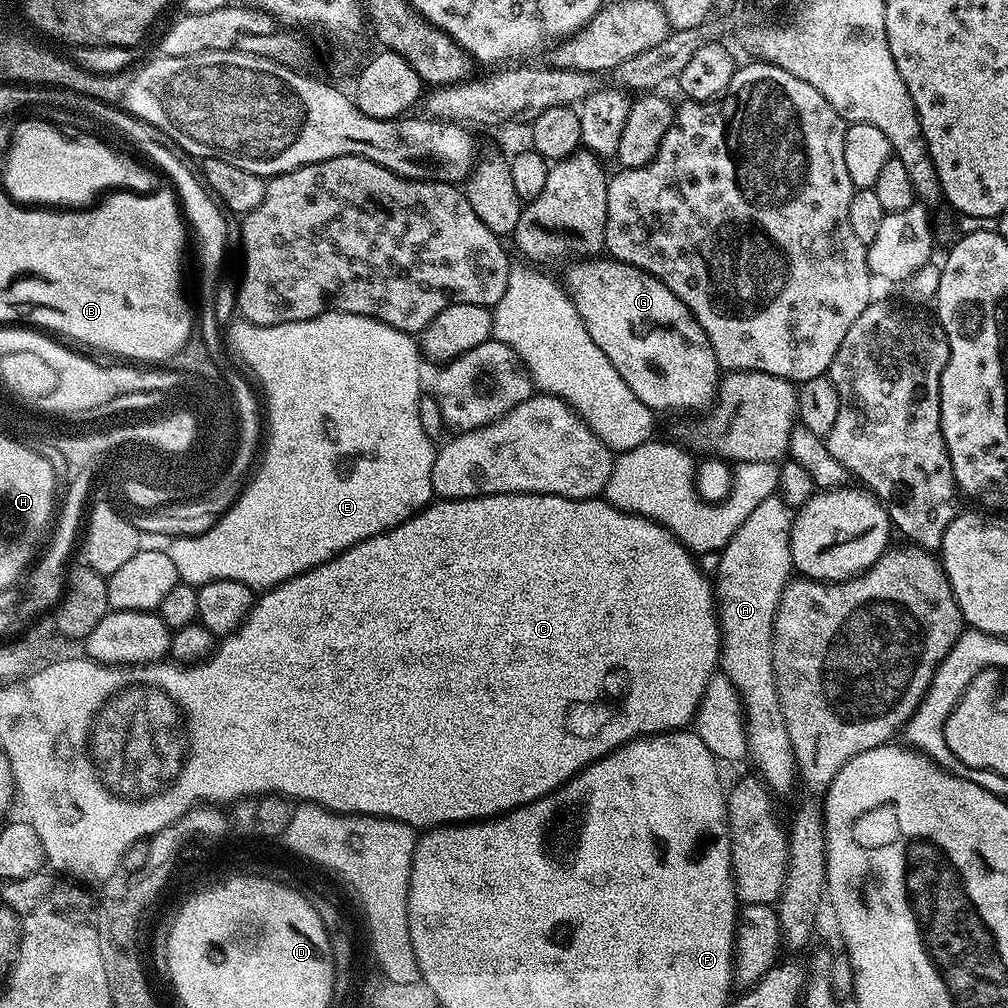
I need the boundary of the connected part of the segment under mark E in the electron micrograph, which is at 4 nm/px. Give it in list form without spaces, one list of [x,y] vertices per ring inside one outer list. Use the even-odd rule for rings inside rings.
[[[324,312],[313,320],[274,326],[258,326],[240,318],[227,329],[226,336],[227,339],[228,336],[232,339],[233,350],[248,363],[249,370],[260,379],[260,384],[264,387],[264,396],[268,399],[268,418],[266,414],[268,449],[264,452],[264,461],[261,462],[260,469],[255,469],[239,499],[217,519],[213,528],[206,530],[206,534],[201,536],[182,536],[173,539],[169,543],[172,545],[167,545],[166,551],[170,562],[174,562],[177,577],[183,583],[199,586],[215,580],[233,580],[242,582],[253,590],[277,588],[290,578],[322,566],[327,560],[333,560],[339,552],[345,552],[350,546],[398,527],[433,503],[432,471],[437,449],[433,440],[426,434],[426,430],[422,430],[422,422],[418,419],[418,402],[422,395],[420,389],[422,353],[417,341],[409,333],[400,332],[397,328],[391,328],[389,324],[369,316],[359,316],[349,312]]]

